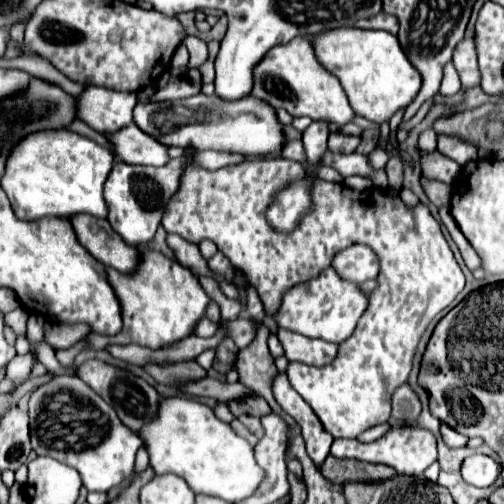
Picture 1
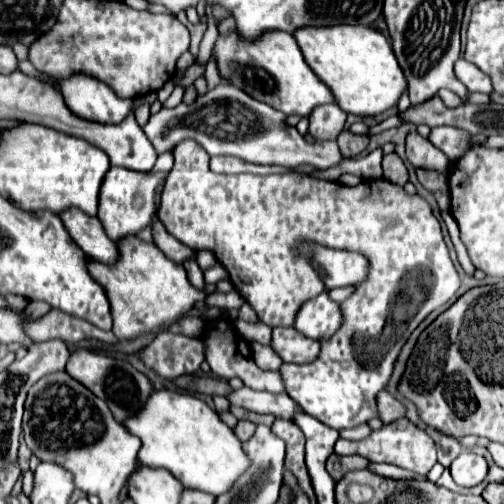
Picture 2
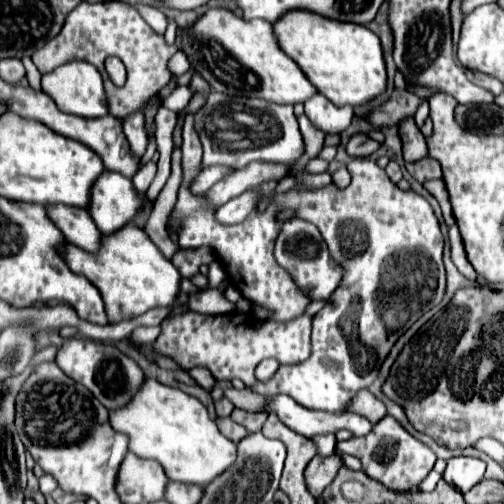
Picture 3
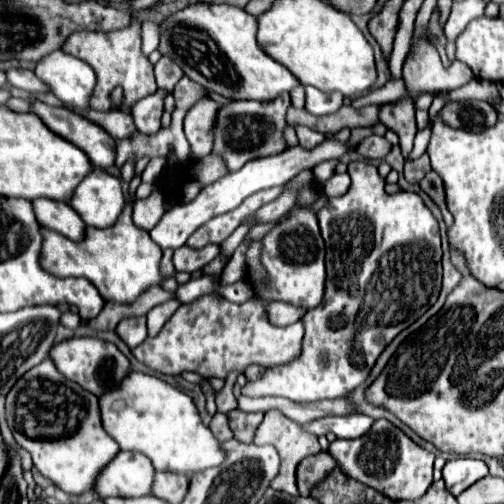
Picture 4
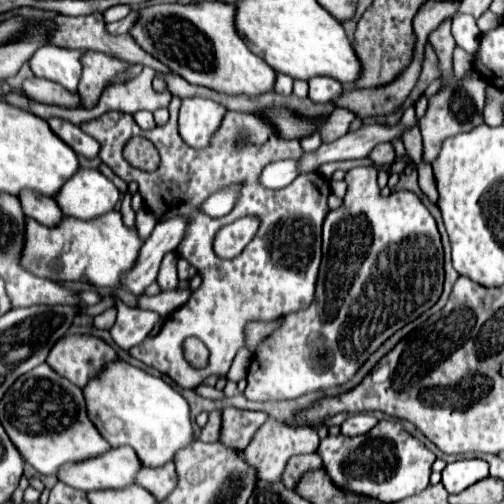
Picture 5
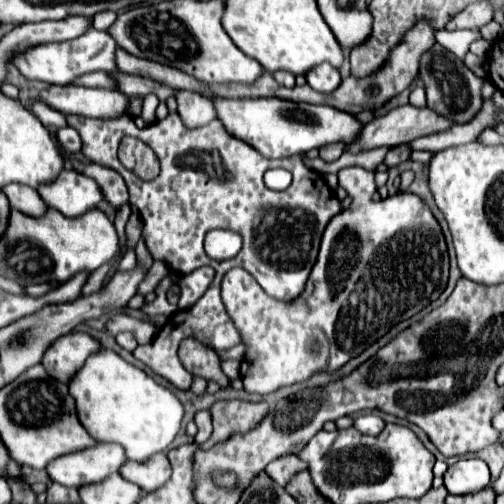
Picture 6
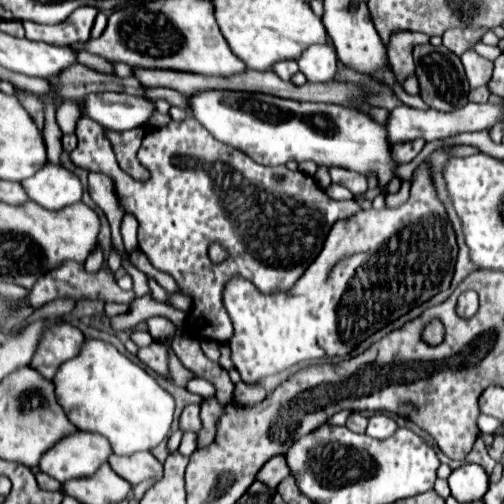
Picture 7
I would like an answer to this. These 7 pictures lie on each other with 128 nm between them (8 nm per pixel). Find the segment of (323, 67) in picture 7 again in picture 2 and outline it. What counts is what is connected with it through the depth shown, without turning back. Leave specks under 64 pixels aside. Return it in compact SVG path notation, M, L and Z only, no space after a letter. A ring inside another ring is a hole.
M324 104L312 110L310 118L310 136L314 140L328 140L336 138L346 126L346 112L338 108L338 104Z

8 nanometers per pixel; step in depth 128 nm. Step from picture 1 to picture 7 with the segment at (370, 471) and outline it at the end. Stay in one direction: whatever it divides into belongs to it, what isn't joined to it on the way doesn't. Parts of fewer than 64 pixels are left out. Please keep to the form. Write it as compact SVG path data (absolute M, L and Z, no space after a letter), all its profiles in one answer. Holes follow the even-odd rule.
M272 456L272 458L260 468L256 480L268 484L268 488L276 488L288 474L290 474L290 470L288 470L288 466L286 466L284 456Z

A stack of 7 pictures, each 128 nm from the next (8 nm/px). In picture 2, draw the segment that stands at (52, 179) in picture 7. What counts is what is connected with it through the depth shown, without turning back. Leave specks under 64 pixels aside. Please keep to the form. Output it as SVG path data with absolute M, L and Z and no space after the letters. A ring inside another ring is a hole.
M110 168L104 176L104 182L100 186L100 198L98 198L98 220L104 224L104 230L108 232L108 238L120 240L130 234L138 234L144 226L150 224L154 216L154 192L156 186L164 174L144 174L144 172L134 172L128 168ZM142 194L144 204L140 208L134 206L134 196Z

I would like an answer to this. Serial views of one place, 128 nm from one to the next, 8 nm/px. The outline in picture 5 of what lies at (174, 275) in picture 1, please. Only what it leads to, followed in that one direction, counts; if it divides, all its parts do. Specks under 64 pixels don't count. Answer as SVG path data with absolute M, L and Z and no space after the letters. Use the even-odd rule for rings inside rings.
M108 212L108 216L98 216L96 220L76 220L64 216L58 228L48 228L32 218L26 218L24 232L24 252L20 264L28 268L34 276L64 282L78 280L90 282L94 286L104 286L110 290L120 288L120 274L130 270L142 248L142 240L136 230L128 230L122 224L120 212Z

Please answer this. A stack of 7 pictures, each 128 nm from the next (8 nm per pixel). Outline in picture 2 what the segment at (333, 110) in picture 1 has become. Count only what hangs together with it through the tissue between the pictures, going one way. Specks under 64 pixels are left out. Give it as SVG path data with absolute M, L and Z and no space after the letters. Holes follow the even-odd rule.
M230 32L228 36L220 34L212 56L218 64L222 82L244 90L248 96L266 102L288 116L308 116L314 106L334 102L332 92L304 62L294 36L288 36L288 32L264 32L264 36L260 36L260 40L252 40L252 44L248 44L248 40L240 40L236 32Z

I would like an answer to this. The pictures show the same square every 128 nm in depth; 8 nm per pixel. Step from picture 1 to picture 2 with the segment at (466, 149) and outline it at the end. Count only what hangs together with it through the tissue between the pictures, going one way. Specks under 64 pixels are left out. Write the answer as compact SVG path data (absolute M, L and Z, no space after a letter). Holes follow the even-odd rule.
M436 126L430 130L428 140L440 148L450 160L456 160L462 156L470 144L470 134L452 126Z

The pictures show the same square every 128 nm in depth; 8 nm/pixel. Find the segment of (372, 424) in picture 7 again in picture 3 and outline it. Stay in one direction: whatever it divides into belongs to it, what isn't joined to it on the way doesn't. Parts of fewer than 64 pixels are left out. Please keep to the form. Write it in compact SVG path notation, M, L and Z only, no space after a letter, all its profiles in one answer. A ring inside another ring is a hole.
M272 396L272 402L268 410L276 412L278 418L294 432L312 438L326 432L338 432L348 430L352 436L366 436L372 430L372 424L358 414L352 412L320 412L320 410L308 410L300 404L296 404L288 396Z

